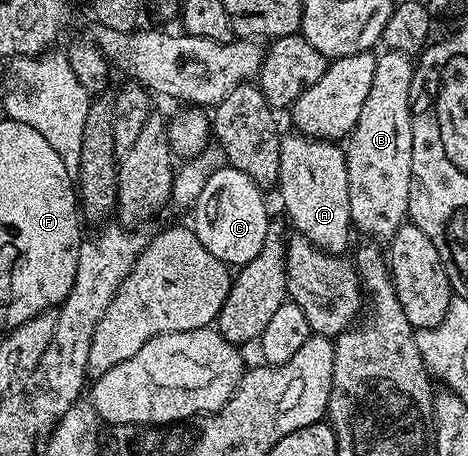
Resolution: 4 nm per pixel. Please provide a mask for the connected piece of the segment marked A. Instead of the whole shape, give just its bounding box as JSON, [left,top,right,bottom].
[277,133,353,256]

